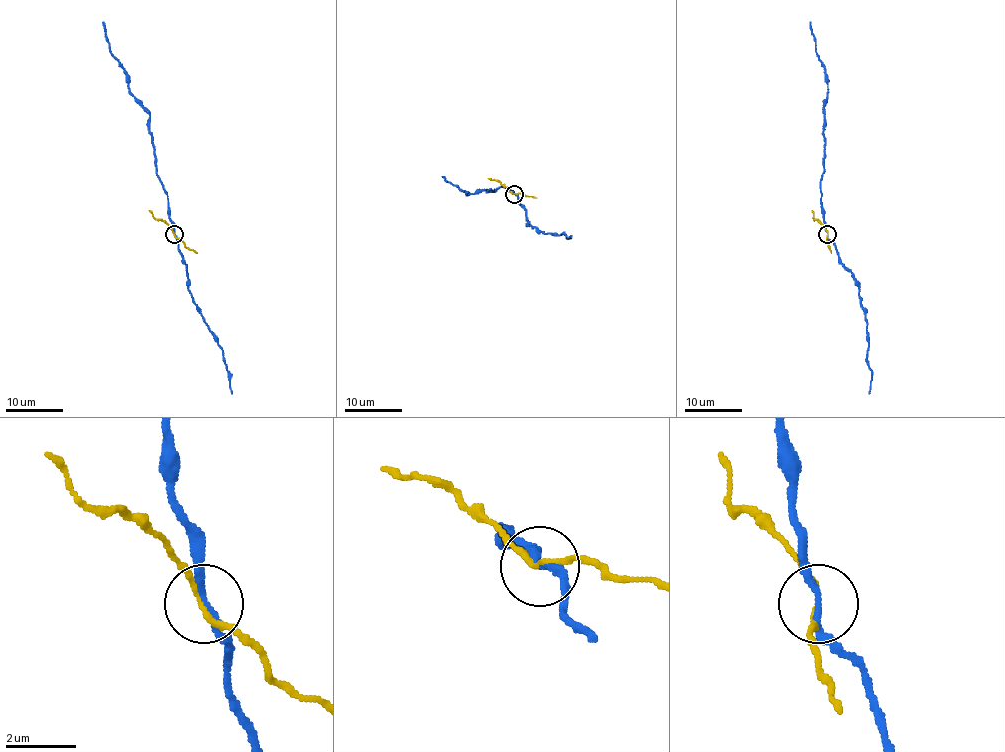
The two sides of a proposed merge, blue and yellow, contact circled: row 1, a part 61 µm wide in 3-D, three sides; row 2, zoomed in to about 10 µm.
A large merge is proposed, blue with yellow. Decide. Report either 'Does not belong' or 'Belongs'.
Does not belong

